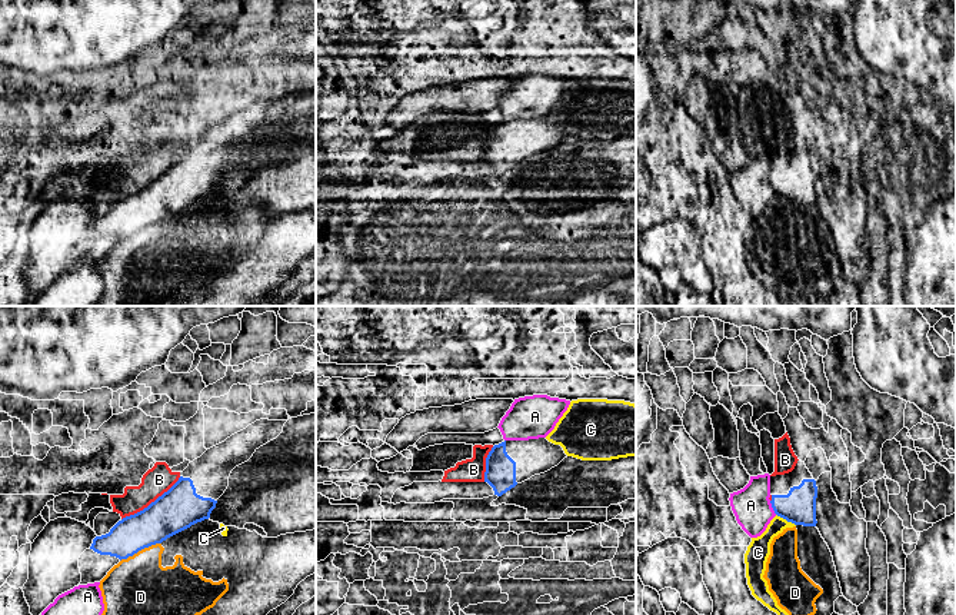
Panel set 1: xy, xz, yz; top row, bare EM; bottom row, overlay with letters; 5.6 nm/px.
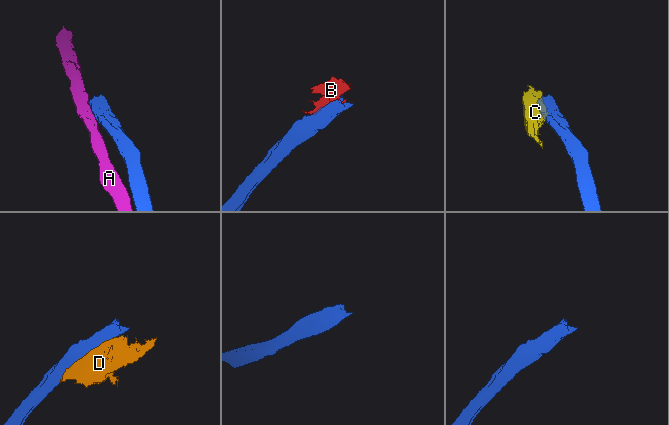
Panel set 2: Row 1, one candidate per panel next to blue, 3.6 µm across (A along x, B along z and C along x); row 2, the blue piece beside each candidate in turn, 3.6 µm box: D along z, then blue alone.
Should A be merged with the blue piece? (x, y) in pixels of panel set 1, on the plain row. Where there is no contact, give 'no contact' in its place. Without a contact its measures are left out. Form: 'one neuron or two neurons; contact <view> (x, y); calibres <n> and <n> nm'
two neurons; contact yz (772, 186); calibres 190 and 220 nm

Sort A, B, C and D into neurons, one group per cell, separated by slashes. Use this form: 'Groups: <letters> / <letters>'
Groups: A / B / C D

